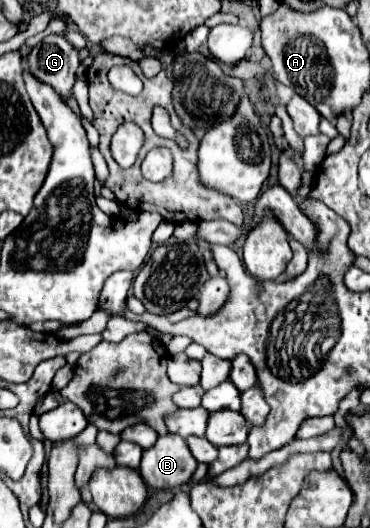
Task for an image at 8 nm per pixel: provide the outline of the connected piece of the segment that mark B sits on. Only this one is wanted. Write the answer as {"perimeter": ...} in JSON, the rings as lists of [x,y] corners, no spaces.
{"perimeter":[[[176,434],[158,436],[158,442],[142,452],[140,476],[150,488],[176,488],[190,482],[196,470],[196,460],[190,454],[184,438]]]}

